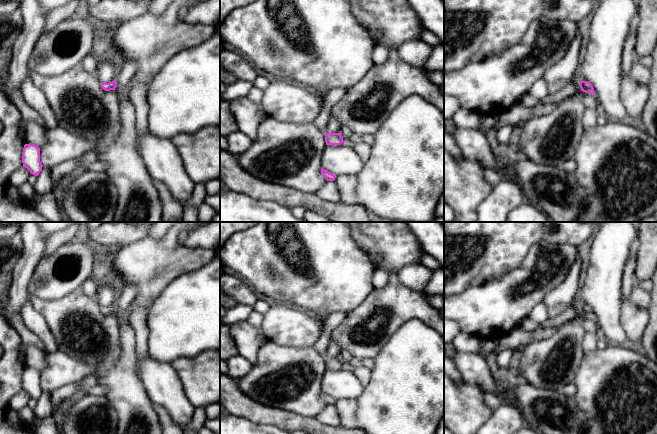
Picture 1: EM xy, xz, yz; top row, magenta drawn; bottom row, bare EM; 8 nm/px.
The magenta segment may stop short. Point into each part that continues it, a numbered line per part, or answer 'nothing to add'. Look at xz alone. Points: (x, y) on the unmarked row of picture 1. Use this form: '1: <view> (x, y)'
nothing to add

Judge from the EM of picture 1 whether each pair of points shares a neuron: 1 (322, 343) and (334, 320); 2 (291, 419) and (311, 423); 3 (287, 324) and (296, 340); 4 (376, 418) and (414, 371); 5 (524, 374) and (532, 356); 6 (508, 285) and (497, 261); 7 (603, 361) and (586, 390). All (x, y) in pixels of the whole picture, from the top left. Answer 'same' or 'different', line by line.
1: same
2: same
3: same
4: same
5: same
6: different
7: same

